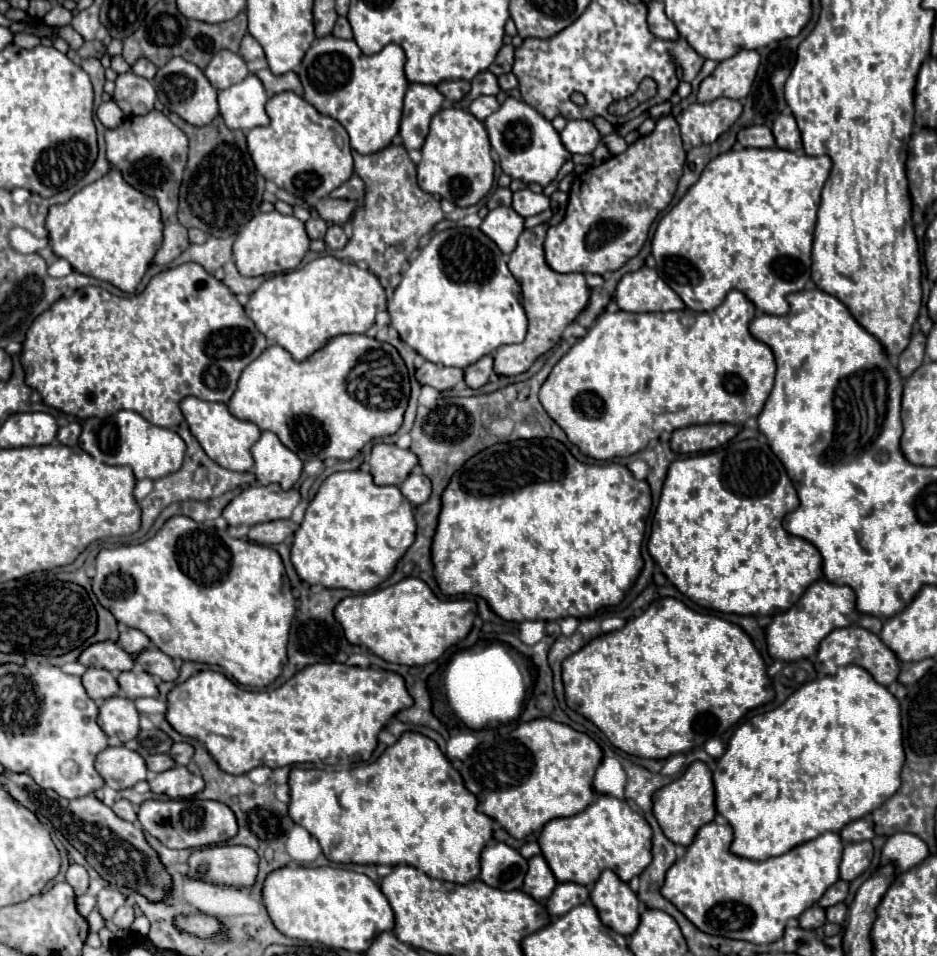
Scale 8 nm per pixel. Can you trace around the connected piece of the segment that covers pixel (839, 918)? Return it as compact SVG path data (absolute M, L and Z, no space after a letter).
M844 902L842 904L834 904L832 908L826 908L826 918L828 918L828 922L842 924L844 918L846 918L846 912L848 912L848 906Z

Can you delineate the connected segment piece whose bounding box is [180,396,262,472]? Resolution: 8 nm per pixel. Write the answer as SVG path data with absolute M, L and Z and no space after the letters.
M188 396L180 402L180 408L186 416L186 422L190 424L190 432L196 436L204 452L222 468L234 470L234 472L250 472L254 468L254 458L250 454L252 444L260 438L262 430L246 420L240 420L230 414L226 404L220 402L206 402L196 396Z

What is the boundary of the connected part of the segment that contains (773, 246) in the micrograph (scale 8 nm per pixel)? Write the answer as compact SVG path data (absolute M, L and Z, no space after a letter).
M744 148L744 150L730 150L726 154L720 154L714 158L702 172L700 180L690 186L690 190L684 194L684 198L658 222L654 238L652 238L652 256L656 258L656 272L658 276L684 300L684 304L690 310L696 312L712 312L722 304L726 294L730 290L740 290L756 304L758 310L774 316L786 316L788 314L788 302L786 296L798 290L804 290L804 286L810 280L810 266L812 266L812 238L814 238L814 226L816 226L816 212L820 206L820 192L824 182L828 180L828 174L832 170L832 162L828 156L806 156L806 154L794 154L788 150L780 148L770 148L770 150L760 150L760 148Z

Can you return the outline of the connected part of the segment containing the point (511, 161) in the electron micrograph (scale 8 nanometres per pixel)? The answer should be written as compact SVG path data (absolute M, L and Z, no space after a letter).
M508 98L498 112L484 120L484 124L490 136L490 144L500 158L500 166L510 178L522 180L526 184L548 186L556 178L564 162L572 158L572 154L562 144L560 134L554 130L552 122L546 120L524 100Z

